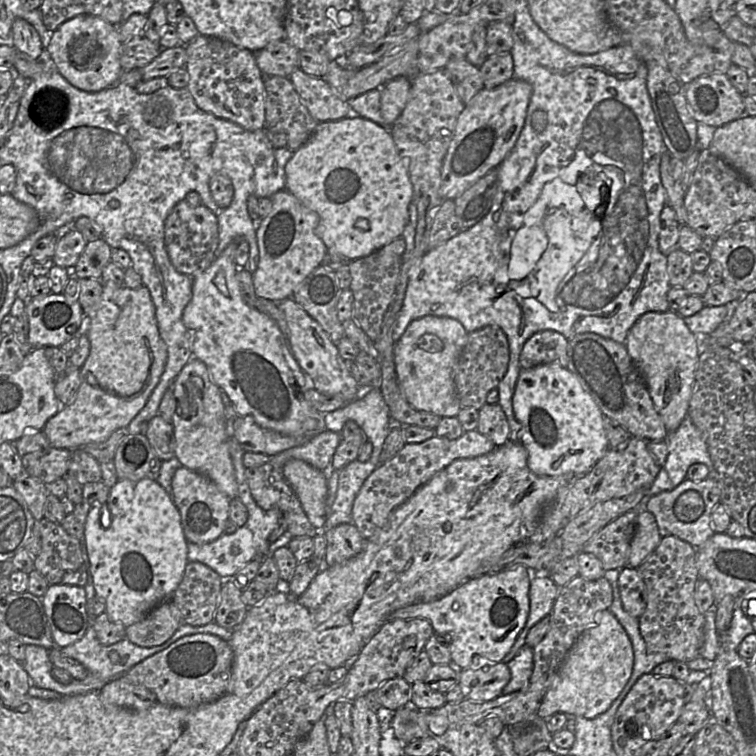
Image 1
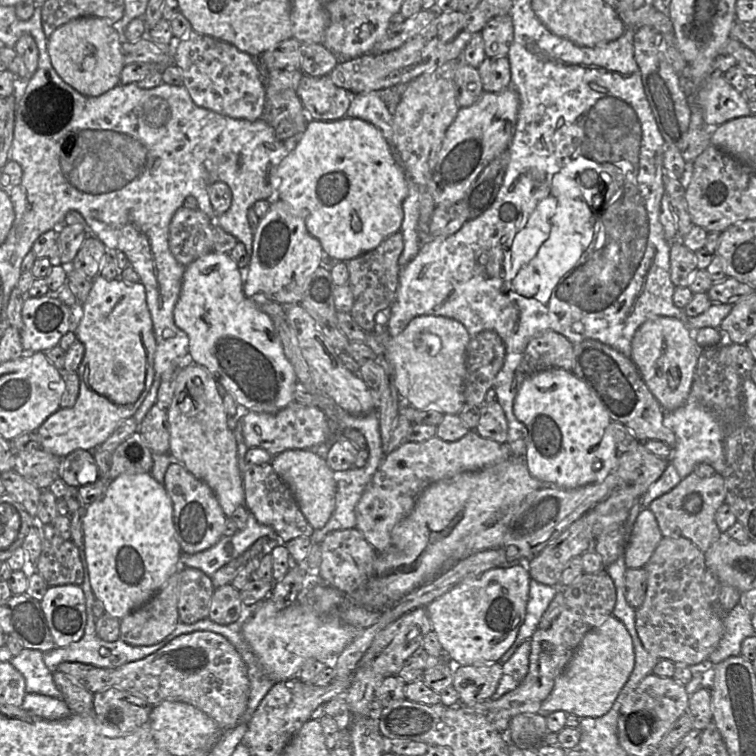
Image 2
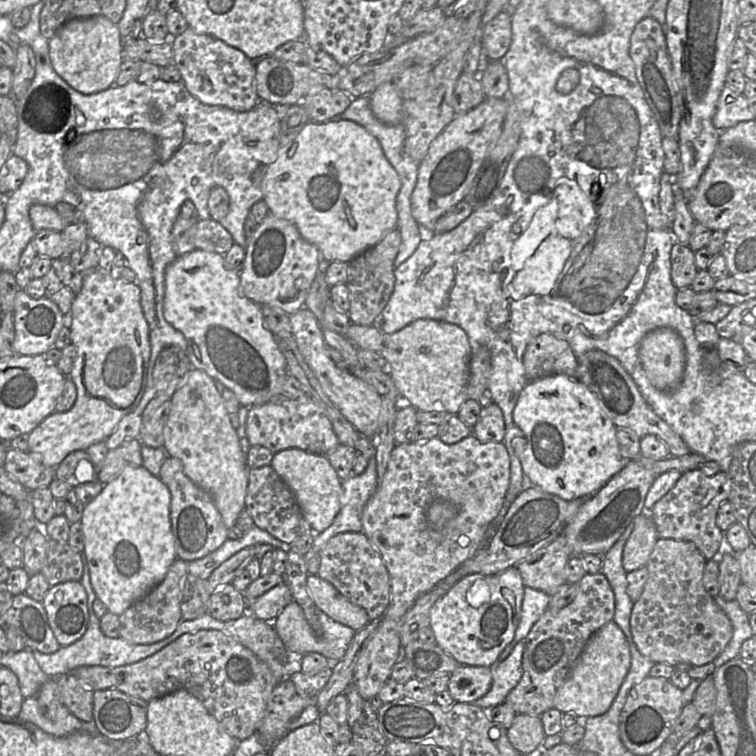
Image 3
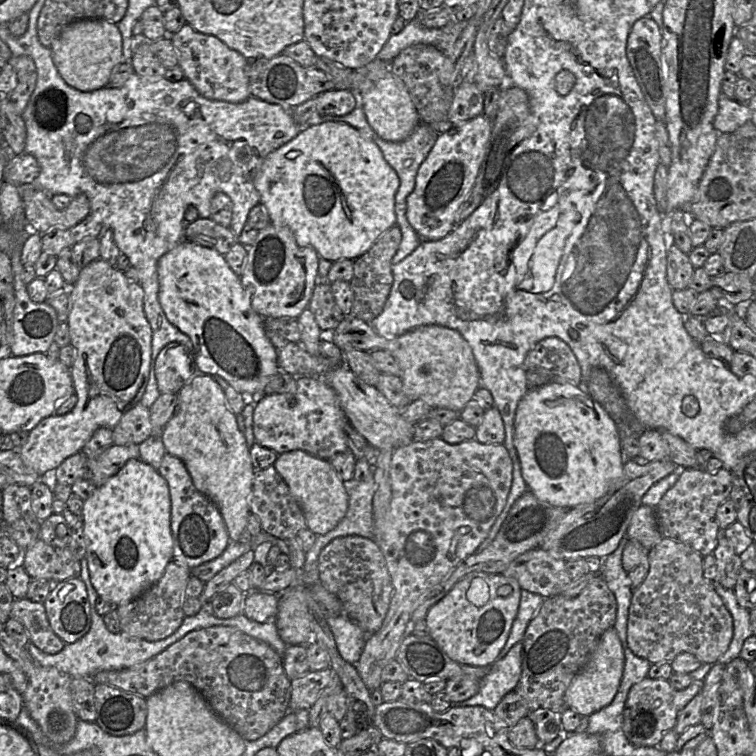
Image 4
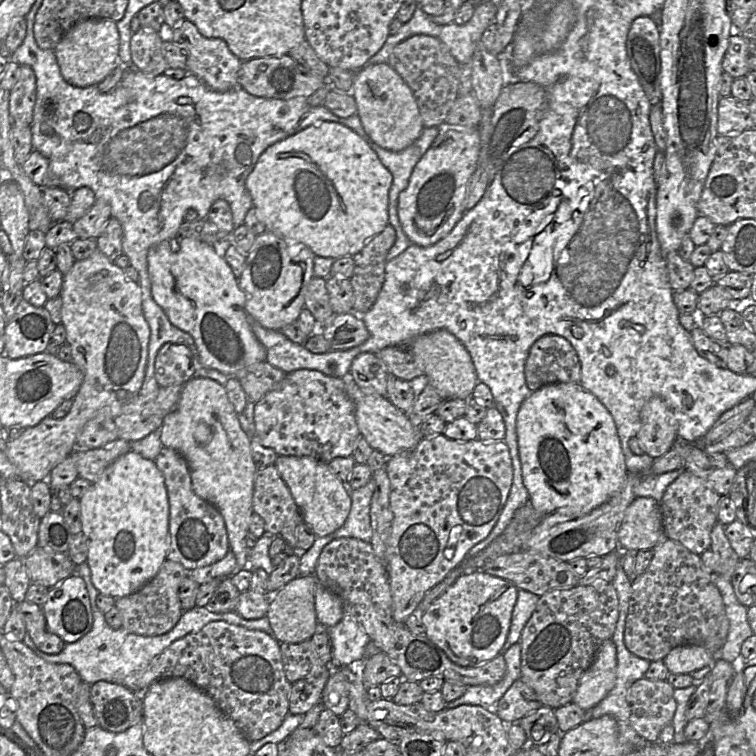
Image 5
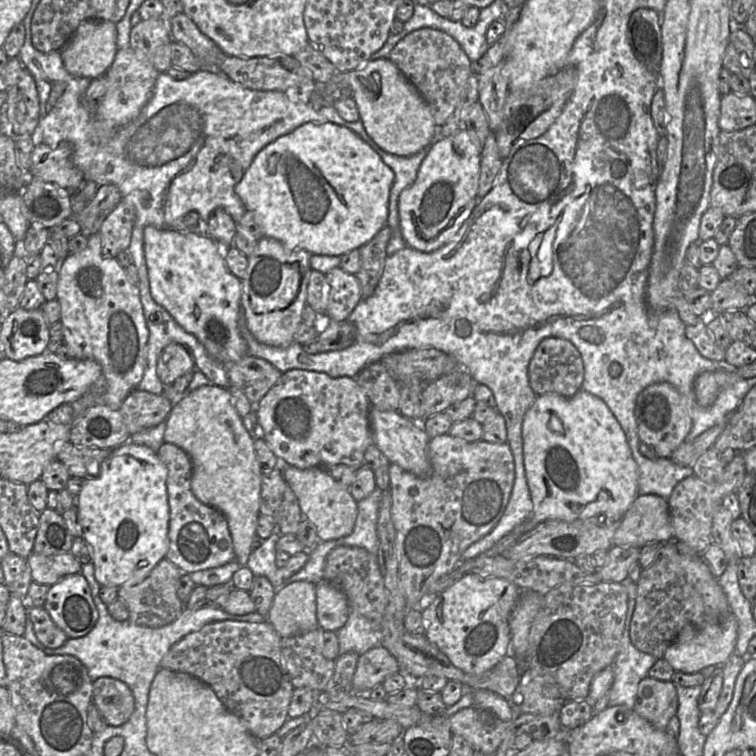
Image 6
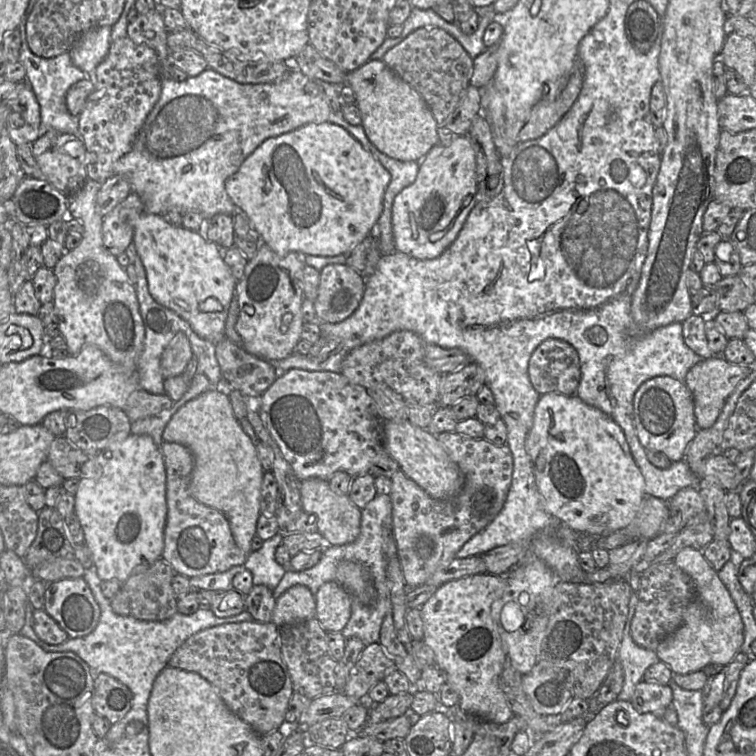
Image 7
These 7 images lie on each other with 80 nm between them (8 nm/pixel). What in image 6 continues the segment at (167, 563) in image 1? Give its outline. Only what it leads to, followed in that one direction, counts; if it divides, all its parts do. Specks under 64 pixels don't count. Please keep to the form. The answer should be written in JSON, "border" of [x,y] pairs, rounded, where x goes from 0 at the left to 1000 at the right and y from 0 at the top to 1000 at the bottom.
{"border":[[[169,583],[147,595],[132,614],[130,630],[111,634],[99,659],[110,712],[120,726],[126,765],[135,775],[176,775],[188,770],[200,754],[220,737],[224,724],[224,668],[220,644],[222,620],[206,598]]]}

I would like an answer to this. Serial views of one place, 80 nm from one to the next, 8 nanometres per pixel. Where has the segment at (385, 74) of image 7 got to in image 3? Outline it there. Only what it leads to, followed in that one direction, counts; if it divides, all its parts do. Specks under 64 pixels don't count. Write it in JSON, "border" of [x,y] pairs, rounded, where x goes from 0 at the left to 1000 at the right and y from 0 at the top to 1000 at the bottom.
{"border":[[[509,108],[503,114],[500,114],[489,126],[480,126],[480,127],[488,127],[491,146],[500,159],[512,165],[533,164],[533,131],[526,124],[519,108]]]}

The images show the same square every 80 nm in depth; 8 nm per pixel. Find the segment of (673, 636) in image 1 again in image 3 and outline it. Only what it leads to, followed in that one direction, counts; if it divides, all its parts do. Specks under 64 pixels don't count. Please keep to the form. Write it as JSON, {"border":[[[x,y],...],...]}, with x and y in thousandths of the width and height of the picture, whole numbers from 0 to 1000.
{"border":[[[872,712],[857,741],[857,766],[851,784],[839,796],[833,833],[845,862],[862,876],[881,877],[893,884],[898,878],[930,881],[943,876],[962,856],[970,829],[959,810],[934,782],[930,759],[934,738],[911,716]]]}

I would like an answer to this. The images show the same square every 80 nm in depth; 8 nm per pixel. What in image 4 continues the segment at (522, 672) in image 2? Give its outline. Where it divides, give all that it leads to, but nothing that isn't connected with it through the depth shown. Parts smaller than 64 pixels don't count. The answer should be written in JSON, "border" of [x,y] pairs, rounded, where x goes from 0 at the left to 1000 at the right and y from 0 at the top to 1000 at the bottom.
{"border":[[[680,852],[672,864],[653,876],[644,893],[634,899],[634,913],[623,923],[599,934],[639,934],[652,940],[663,925],[680,913],[690,889],[692,852]]]}

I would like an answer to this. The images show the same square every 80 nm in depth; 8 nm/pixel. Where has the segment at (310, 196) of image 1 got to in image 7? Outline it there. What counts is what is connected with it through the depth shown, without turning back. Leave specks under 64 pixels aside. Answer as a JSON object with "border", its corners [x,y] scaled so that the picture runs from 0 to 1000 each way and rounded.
{"border":[[[427,161],[423,164],[407,163],[388,173],[349,185],[319,217],[312,229],[298,239],[298,251],[315,279],[323,280],[335,300],[344,311],[347,321],[352,323],[369,339],[384,333],[417,339],[446,339],[456,336],[470,324],[479,320],[497,298],[505,278],[509,251],[517,238],[515,226],[487,200],[478,189],[454,168]]]}

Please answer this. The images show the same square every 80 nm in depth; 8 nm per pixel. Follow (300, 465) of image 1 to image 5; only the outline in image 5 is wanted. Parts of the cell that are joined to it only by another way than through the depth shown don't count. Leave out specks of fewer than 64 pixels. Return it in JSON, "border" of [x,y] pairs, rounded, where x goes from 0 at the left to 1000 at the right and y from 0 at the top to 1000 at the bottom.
{"border":[[[368,603],[364,612],[370,630],[397,676],[399,687],[419,710],[429,710],[448,700],[463,672],[463,648],[437,620],[435,614],[409,603]]]}

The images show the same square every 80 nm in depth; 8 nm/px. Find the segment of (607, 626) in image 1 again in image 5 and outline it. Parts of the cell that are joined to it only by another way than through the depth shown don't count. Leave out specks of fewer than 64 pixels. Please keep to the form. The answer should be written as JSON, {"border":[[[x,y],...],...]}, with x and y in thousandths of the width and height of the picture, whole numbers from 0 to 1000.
{"border":[[[804,845],[795,852],[783,878],[770,893],[757,930],[772,940],[787,935],[811,911],[815,884],[815,854]]]}

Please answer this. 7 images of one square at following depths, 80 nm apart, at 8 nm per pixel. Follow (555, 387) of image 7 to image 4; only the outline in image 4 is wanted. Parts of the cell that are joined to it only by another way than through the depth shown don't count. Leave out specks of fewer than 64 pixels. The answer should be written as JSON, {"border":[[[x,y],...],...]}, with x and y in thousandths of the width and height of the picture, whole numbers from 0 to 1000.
{"border":[[[722,446],[697,467],[693,491],[698,516],[729,505],[770,509],[769,485],[750,454],[738,446]]]}

